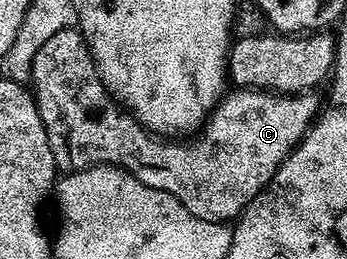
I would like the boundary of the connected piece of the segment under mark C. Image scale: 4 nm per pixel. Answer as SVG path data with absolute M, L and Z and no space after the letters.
M74 28L56 32L56 36L44 40L44 48L36 52L34 62L30 66L29 77L34 78L32 93L35 102L38 103L40 120L46 129L48 144L54 153L55 167L59 171L85 170L91 165L92 160L117 164L123 170L134 174L144 184L174 194L192 216L223 224L237 219L249 202L269 184L282 161L302 141L303 134L314 125L320 113L317 93L314 92L285 94L268 89L234 88L215 106L200 133L194 136L199 138L191 137L186 140L191 142L159 136L139 124L133 114L118 108L94 110L90 114L89 108L86 107L86 82L97 83L98 70L94 66L94 57L86 47L85 40Z

